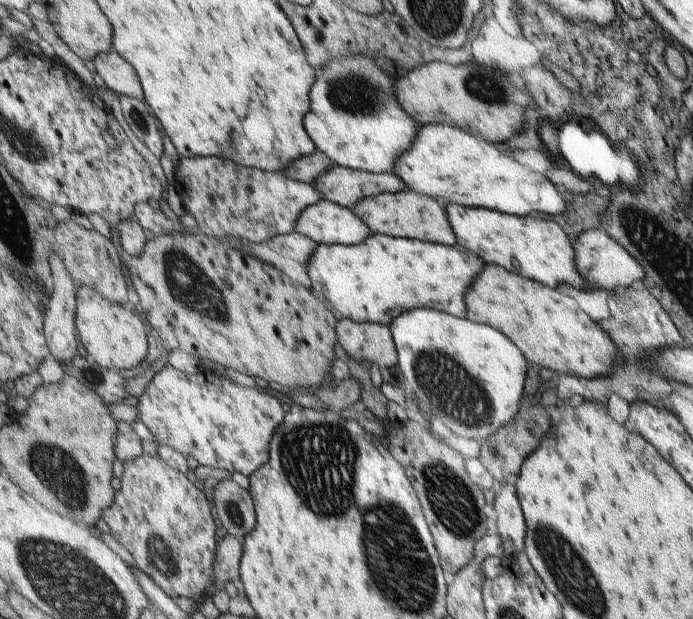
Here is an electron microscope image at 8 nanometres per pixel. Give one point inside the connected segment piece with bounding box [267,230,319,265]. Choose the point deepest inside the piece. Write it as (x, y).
(299, 247)

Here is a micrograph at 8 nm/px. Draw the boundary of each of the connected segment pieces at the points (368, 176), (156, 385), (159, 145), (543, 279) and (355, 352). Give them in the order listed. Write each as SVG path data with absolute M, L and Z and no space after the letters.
M331 166L317 177L314 183L322 198L350 209L362 198L379 193L396 193L406 188L405 183L393 173L354 171Z
M169 364L155 375L135 406L138 409L138 420L150 430L157 446L164 444L185 457L194 457L199 465L223 469L230 473L240 472L246 477L250 477L263 464L269 462L275 431L286 419L281 402L269 392L239 385L229 377L216 376L209 369L199 368L196 374L190 374L181 372Z
M120 95L119 99L124 118L132 132L152 153L161 158L165 146L155 114L151 113L149 106L138 98Z
M453 203L446 205L445 211L457 244L474 252L485 265L497 265L552 289L563 283L574 289L594 290L586 286L578 273L574 264L574 250L571 250L563 230L559 230L553 220L510 215L479 207L462 207Z
M349 319L338 321L338 343L347 357L365 360L387 369L398 362L393 334L388 325L356 323Z

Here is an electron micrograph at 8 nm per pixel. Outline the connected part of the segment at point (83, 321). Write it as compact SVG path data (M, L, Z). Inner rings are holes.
M79 285L77 302L78 336L96 365L118 371L139 368L139 364L149 354L149 341L145 324L138 313L125 310L119 303L110 301L89 285Z

